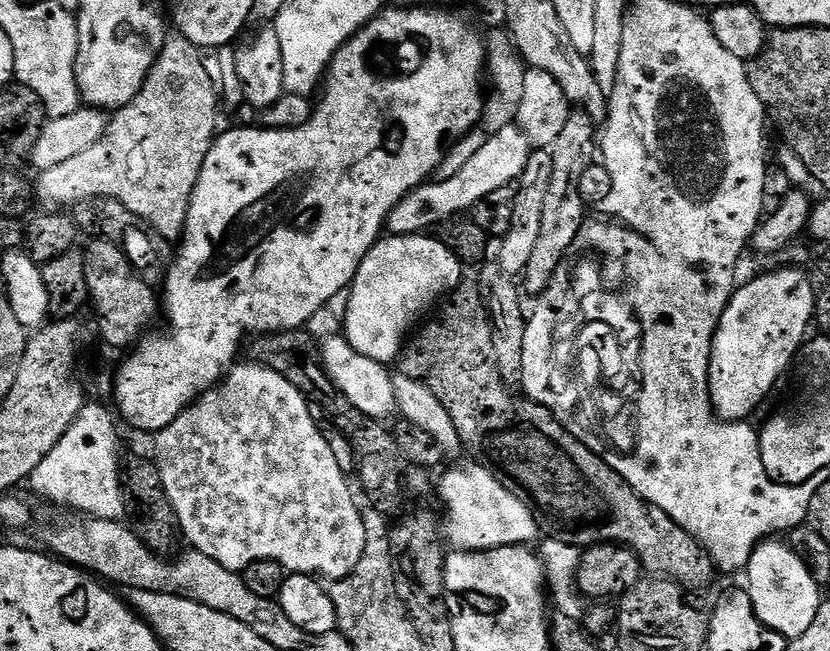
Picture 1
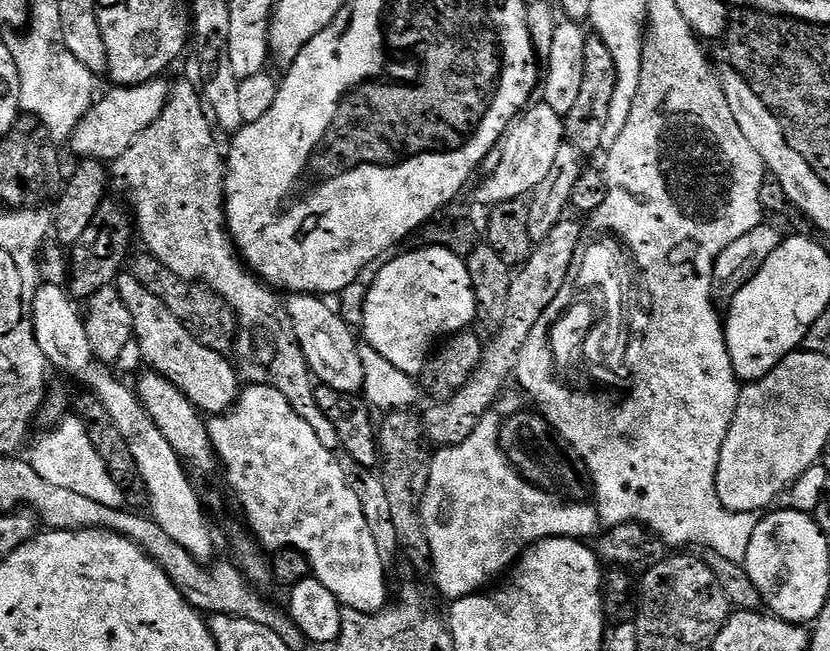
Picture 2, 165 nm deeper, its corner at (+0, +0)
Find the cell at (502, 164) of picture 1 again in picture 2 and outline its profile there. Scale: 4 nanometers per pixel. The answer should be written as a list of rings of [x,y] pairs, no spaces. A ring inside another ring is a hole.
[[[537,103],[537,104],[536,104]],[[546,103],[531,105],[508,129],[503,141],[500,161],[496,169],[484,180],[476,196],[485,206],[501,204],[503,200],[518,200],[527,197],[550,174],[554,157],[565,144],[564,117],[555,113]],[[536,104],[536,105],[535,105]],[[504,148],[504,153],[503,152]]]

